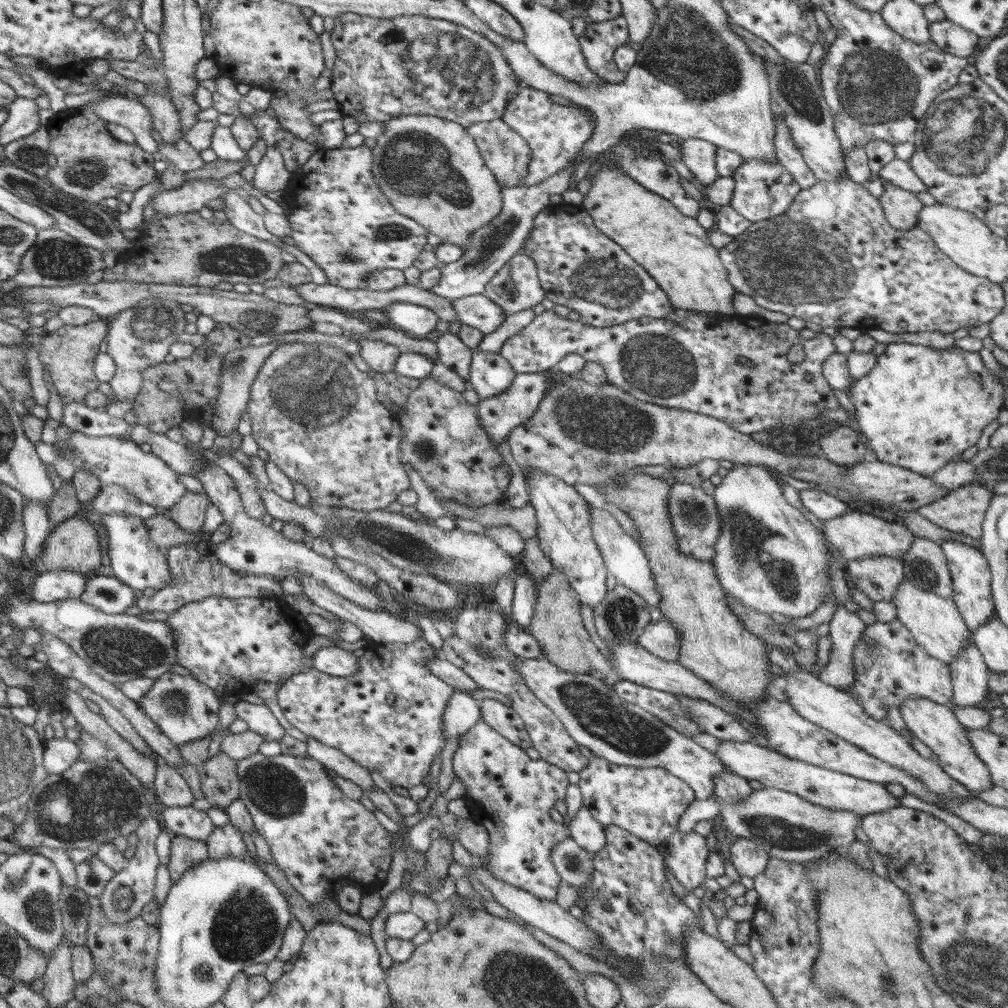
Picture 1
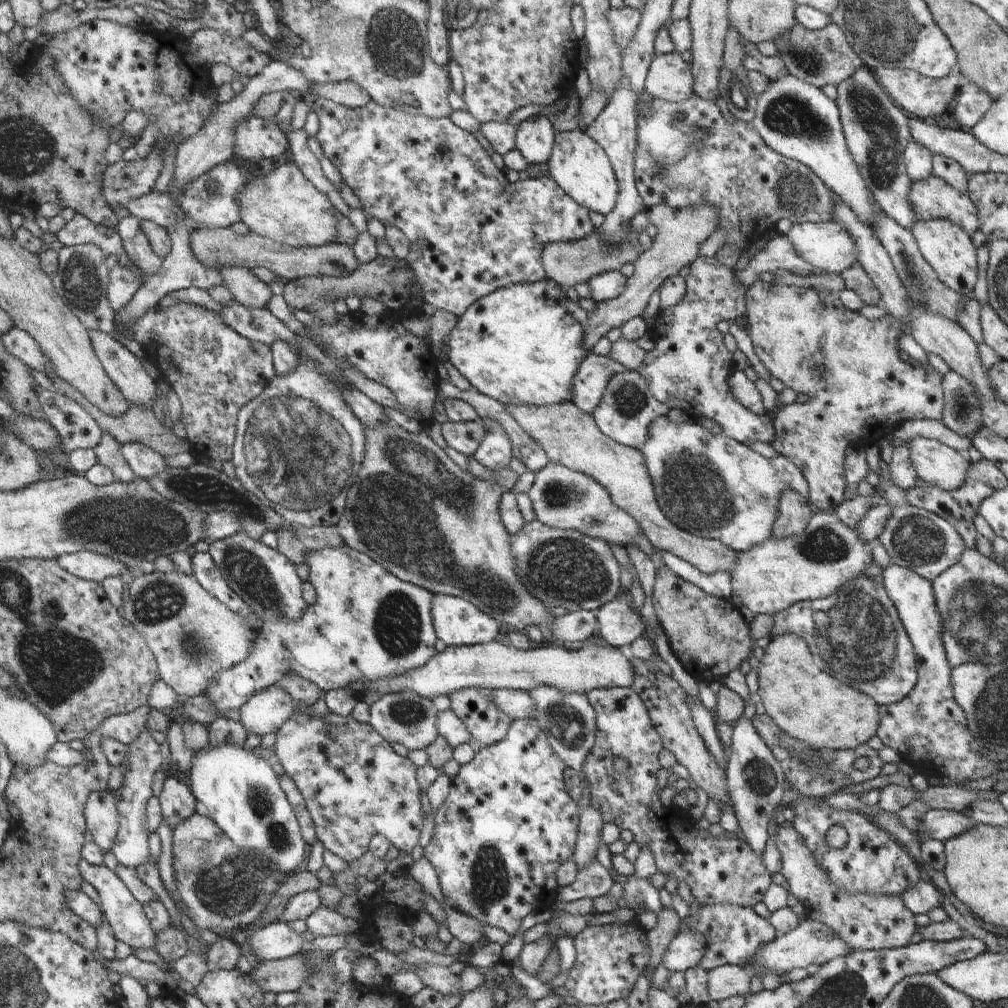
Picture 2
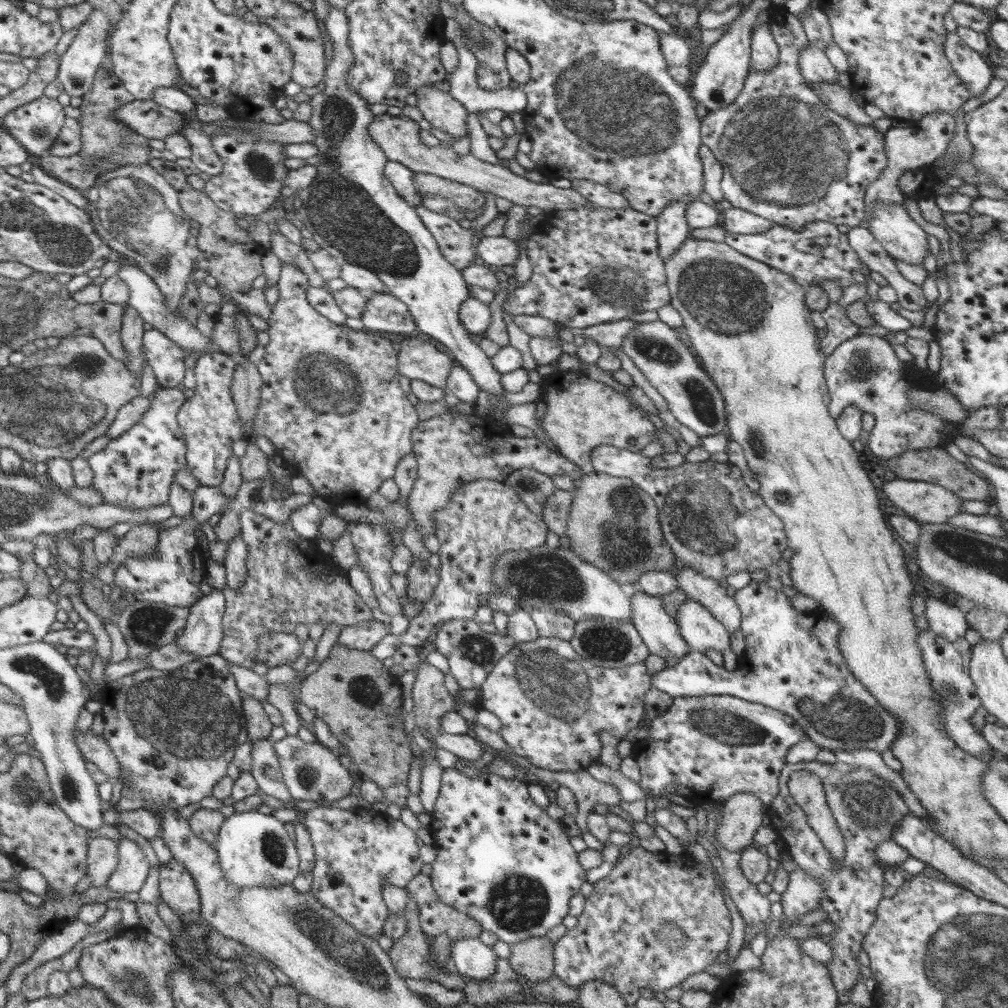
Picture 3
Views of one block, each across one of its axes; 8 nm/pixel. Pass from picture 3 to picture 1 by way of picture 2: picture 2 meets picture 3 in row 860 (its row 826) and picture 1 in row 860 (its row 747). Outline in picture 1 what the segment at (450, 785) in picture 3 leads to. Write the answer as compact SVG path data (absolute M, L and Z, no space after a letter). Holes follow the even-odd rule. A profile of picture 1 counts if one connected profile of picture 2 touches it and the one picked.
M482 720L460 737L460 744L453 756L453 769L456 777L466 783L464 799L471 807L469 818L488 831L488 856L480 861L480 865L494 877L536 898L555 901L561 878L550 860L550 851L556 843L569 837L569 828L552 820L550 809L555 808L557 801L565 802L569 786L567 772L542 759L530 759L525 750L509 742Z

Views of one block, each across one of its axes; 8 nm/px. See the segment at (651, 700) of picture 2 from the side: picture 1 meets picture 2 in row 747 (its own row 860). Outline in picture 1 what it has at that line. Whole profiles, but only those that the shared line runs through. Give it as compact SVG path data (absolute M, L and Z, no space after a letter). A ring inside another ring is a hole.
M676 829L665 842L666 855L663 861L672 876L691 892L704 883L706 859L710 855L706 838L697 832L683 833Z

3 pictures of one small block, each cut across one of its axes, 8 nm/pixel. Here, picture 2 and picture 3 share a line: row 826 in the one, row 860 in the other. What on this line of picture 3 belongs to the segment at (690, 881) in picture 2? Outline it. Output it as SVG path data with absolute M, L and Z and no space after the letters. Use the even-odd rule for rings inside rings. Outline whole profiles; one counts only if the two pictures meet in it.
M643 847L632 849L626 857L619 856L614 869L603 879L593 883L593 891L585 897L585 907L580 916L577 916L578 924L572 930L566 930L558 942L554 943L553 953L555 956L555 975L568 986L578 988L588 981L606 981L617 990L618 996L622 997L627 1005L636 1004L641 997L640 988L649 988L653 992L666 992L669 988L682 984L690 975L706 972L706 966L710 966L720 952L728 948L730 933L732 932L732 919L730 911L724 904L723 891L718 887L713 870L704 863L698 862L687 852L682 855L668 854L668 852L651 852Z

